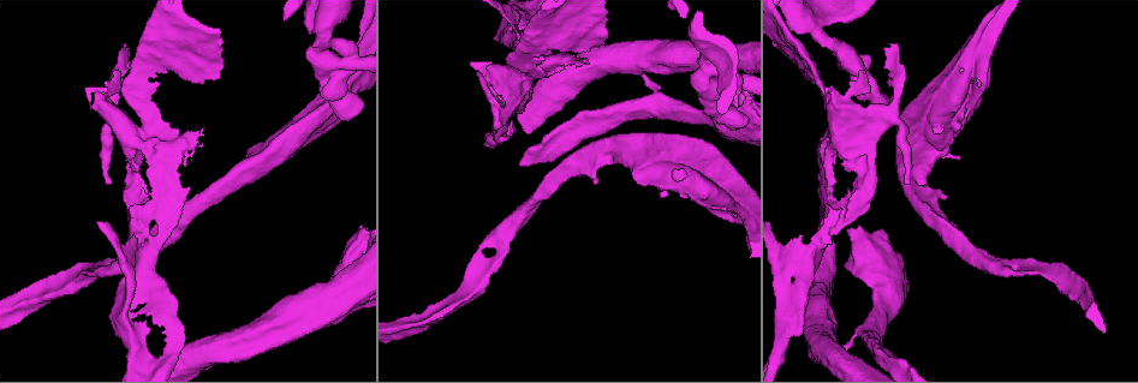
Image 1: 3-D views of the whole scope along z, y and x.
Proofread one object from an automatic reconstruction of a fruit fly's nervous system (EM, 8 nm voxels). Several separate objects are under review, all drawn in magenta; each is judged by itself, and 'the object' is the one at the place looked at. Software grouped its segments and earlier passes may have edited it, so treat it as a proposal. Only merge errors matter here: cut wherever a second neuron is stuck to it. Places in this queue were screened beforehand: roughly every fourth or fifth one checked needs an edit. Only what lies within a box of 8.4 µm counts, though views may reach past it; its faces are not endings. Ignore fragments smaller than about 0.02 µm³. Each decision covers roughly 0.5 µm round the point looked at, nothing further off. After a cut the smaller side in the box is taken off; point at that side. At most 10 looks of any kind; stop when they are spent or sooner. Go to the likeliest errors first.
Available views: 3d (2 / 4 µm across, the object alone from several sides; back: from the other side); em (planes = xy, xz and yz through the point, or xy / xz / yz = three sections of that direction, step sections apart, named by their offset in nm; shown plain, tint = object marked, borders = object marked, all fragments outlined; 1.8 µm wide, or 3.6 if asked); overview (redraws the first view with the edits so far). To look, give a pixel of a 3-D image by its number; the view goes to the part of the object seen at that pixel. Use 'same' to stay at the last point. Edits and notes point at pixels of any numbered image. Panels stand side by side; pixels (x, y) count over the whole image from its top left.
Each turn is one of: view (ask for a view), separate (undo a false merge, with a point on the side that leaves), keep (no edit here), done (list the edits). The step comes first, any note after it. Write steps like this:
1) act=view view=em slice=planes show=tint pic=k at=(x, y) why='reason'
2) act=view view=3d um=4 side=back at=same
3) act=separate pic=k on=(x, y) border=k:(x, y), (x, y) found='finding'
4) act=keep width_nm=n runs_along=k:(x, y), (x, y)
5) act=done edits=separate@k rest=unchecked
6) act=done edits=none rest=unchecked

act=view view=3d um=2 pic=1 at=(707, 86) why='sharp bend'

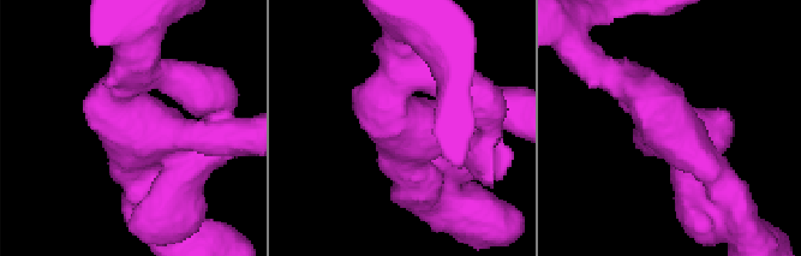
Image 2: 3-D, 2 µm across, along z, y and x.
act=view view=em slice=planes show=tint pic=2 at=(396, 122) arms=3 arm_widths_nm=280,340,360

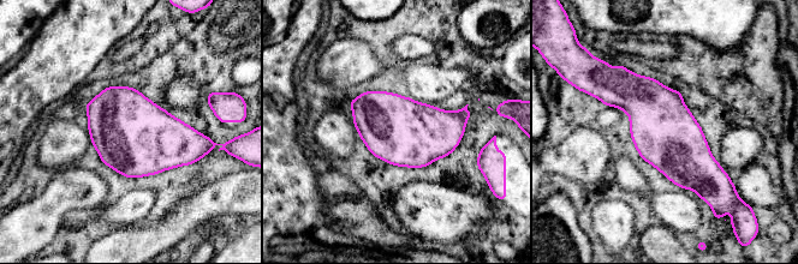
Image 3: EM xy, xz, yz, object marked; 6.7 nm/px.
act=keep found='all the same neuron'

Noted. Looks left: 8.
act=view view=em slice=planes show=tint pic=1 at=(792, 318) why='branch point'

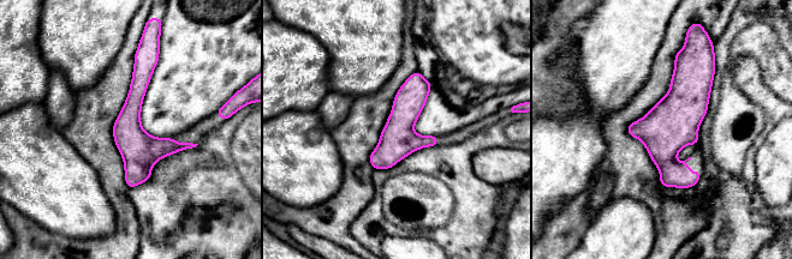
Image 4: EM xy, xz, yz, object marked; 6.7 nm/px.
act=keep width_nm=240 runs_along=4:(141, 60), (130, 184) found='all the same neuron'

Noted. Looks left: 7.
act=view view=3d um=2 pic=1 at=(192, 57) why='touches itself'

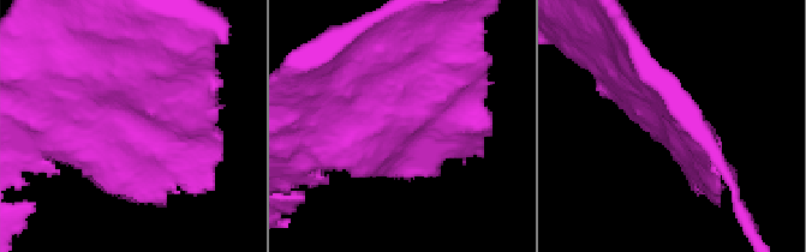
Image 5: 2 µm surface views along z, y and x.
act=view view=em um=3.6 slice=planes show=tint pic=5 at=(399, 128) why='need the tissue'

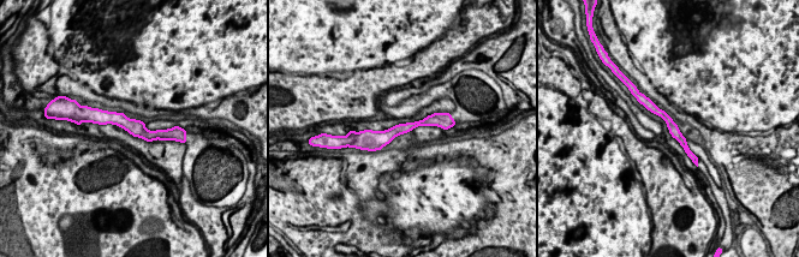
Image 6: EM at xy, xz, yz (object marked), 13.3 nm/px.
act=keep width_nm=140 runs_along=6:(100, 120), (167, 135) found='all the same neuron'

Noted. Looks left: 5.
act=view view=em slice=xz step=16 show=plain pic=1 at=(251, 170) why='thick turns thin'

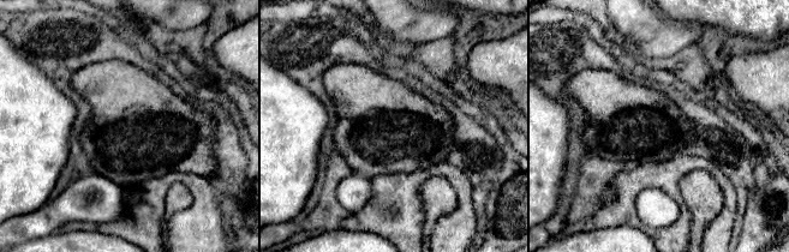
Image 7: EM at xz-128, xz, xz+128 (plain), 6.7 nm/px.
act=view view=em slice=xz step=16 show=tint at=same

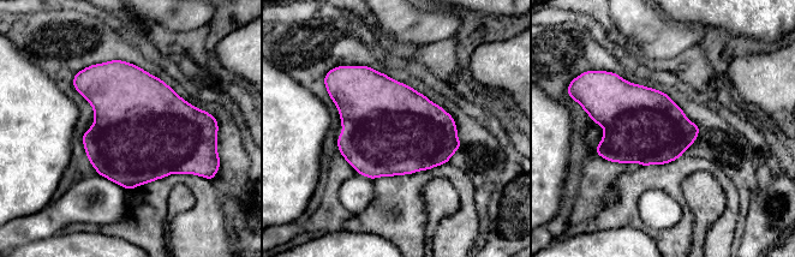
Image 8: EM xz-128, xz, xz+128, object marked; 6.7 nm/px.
act=keep found='all the same neuron'

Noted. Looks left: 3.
act=done edits=none rest=unchecked

